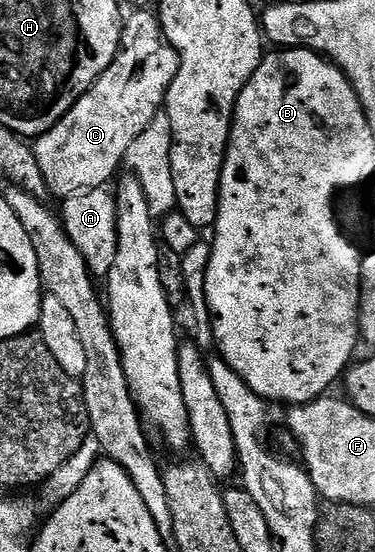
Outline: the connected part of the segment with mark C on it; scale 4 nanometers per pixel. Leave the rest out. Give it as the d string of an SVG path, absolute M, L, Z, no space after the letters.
M151 16L151 18L131 18L126 19L125 29L122 31L119 40L119 54L109 64L109 68L99 78L95 79L94 84L77 99L75 103L69 108L69 112L65 112L65 116L61 116L61 120L57 120L57 124L53 124L53 128L49 128L45 133L39 135L34 139L33 149L37 158L37 168L41 168L41 176L45 180L47 190L50 193L55 193L59 200L68 198L71 194L77 194L81 190L97 190L108 185L107 181L111 177L114 179L116 175L120 173L121 167L124 165L129 148L133 144L133 140L137 140L137 136L141 136L141 132L145 132L145 128L149 126L156 114L160 113L164 109L167 101L167 89L170 88L173 80L175 79L175 73L179 67L179 57L177 52L173 49L169 43L164 39L163 29L159 23L158 17Z

